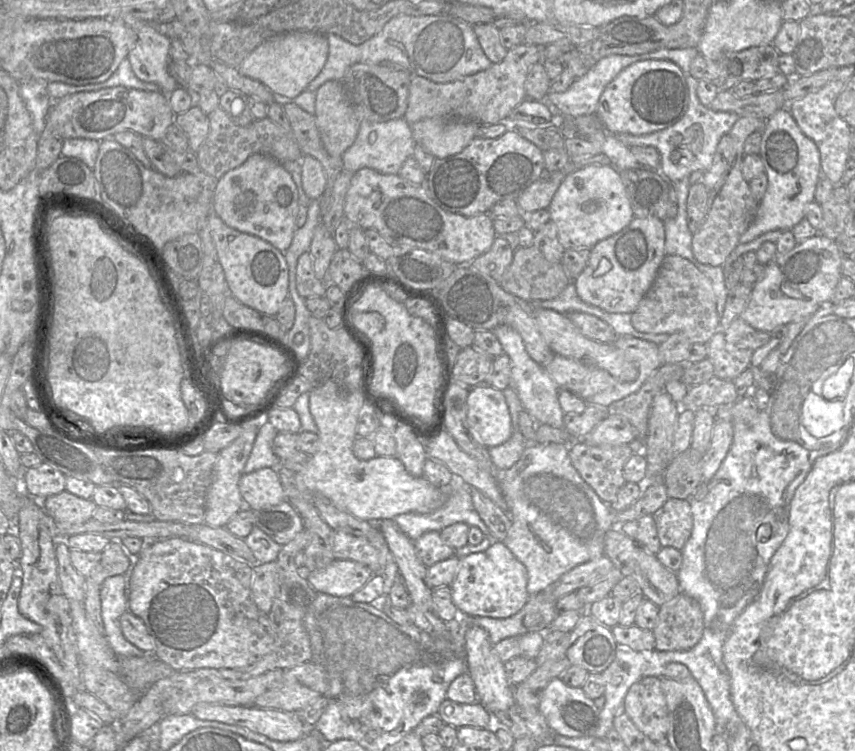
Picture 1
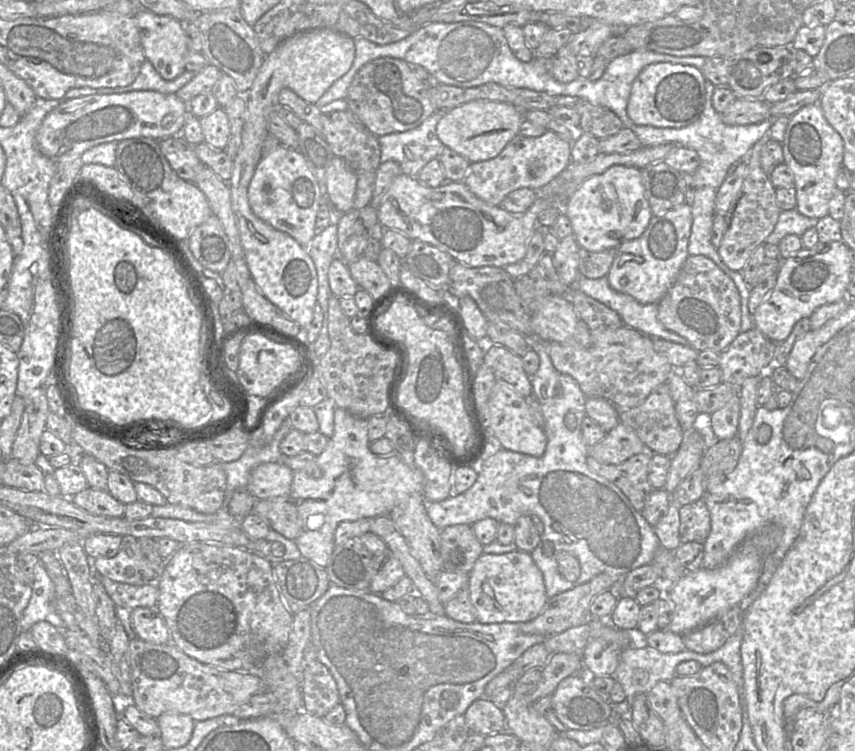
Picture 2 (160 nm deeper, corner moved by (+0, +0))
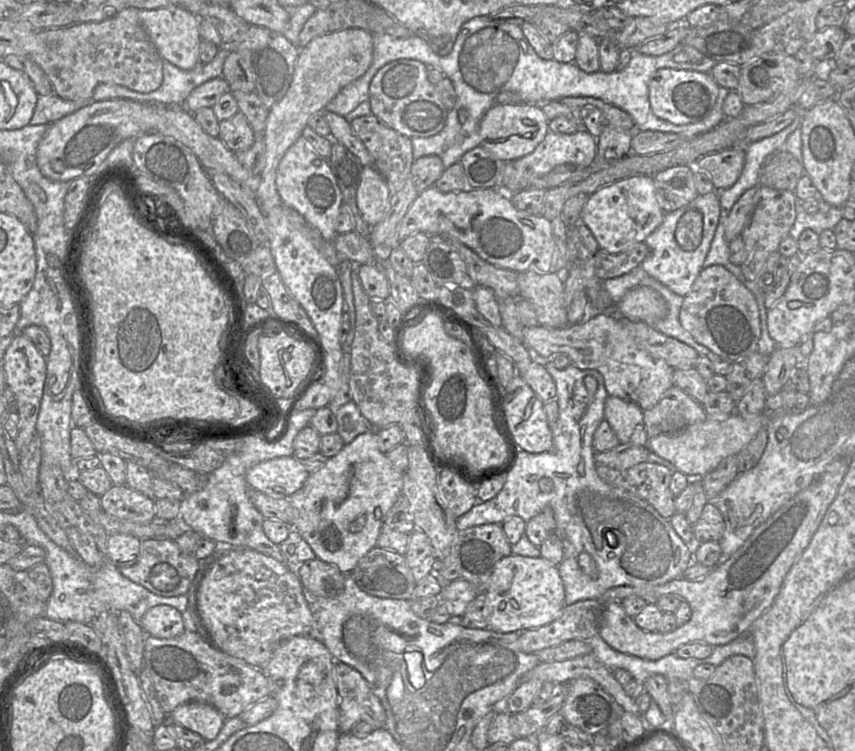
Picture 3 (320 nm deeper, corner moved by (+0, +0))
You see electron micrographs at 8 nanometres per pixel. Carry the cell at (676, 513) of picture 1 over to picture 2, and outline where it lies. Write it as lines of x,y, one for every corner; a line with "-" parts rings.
703,499
679,508
679,535
682,543
704,543
711,531
710,512

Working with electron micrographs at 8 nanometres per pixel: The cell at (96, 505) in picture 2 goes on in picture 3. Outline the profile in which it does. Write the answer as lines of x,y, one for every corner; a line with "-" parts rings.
113,485
99,496
100,505
107,514
135,523
150,523
156,519
155,500
126,485

